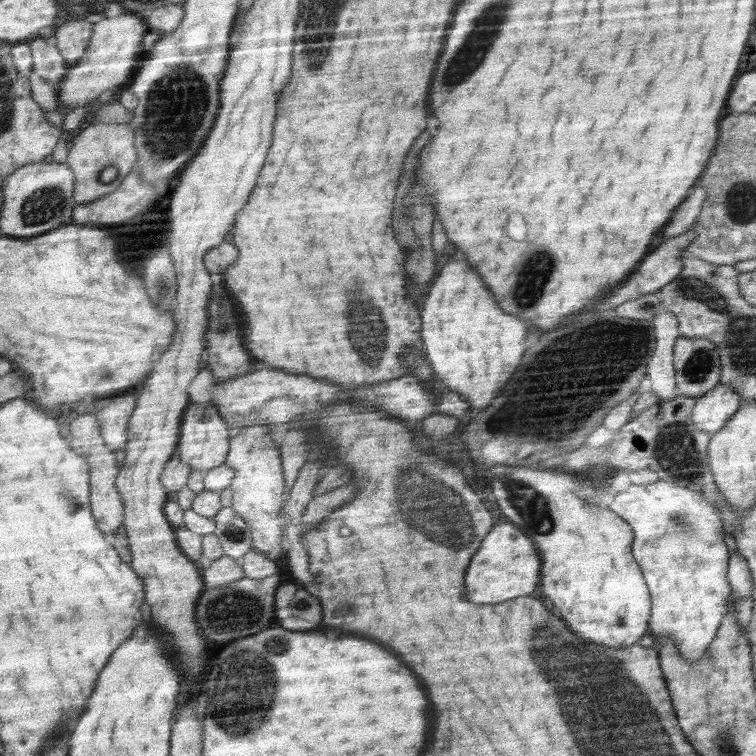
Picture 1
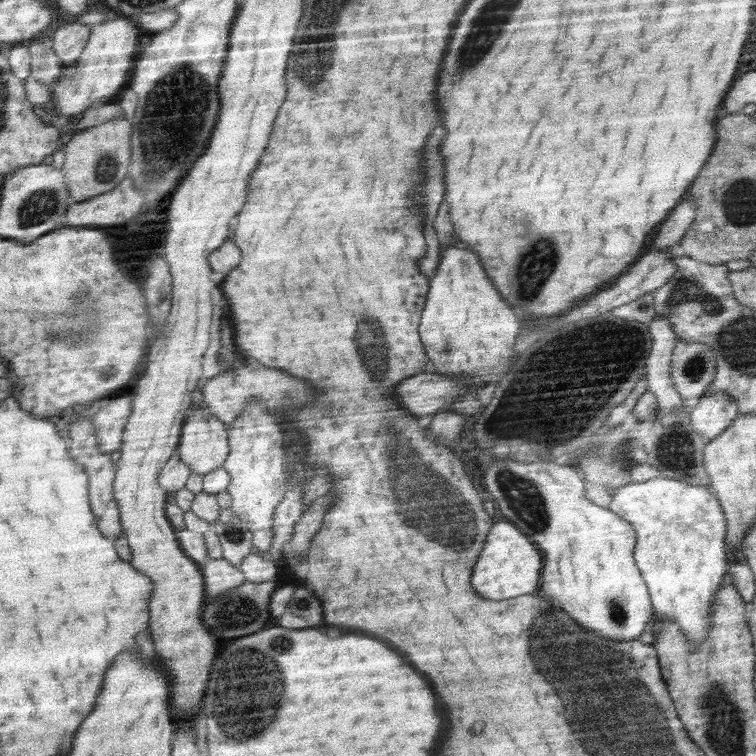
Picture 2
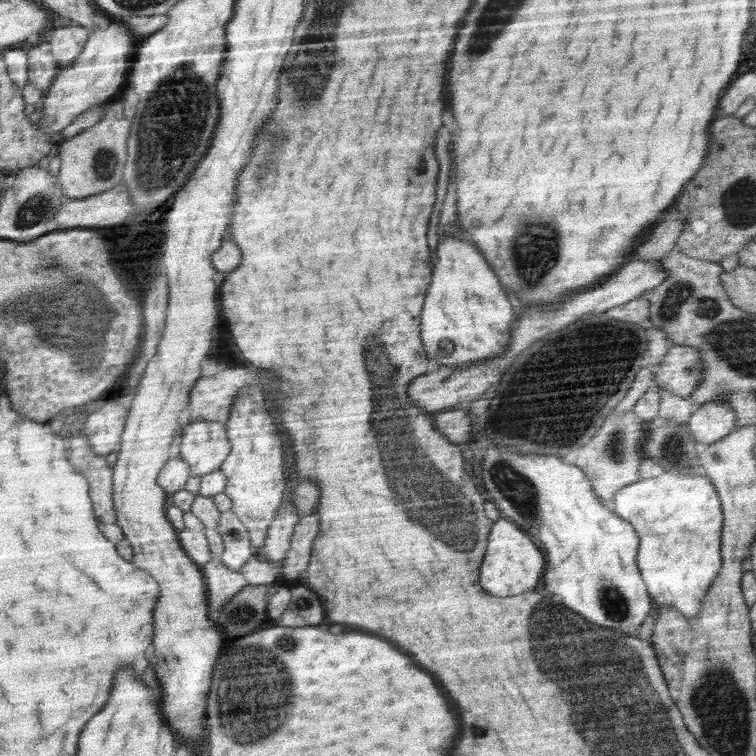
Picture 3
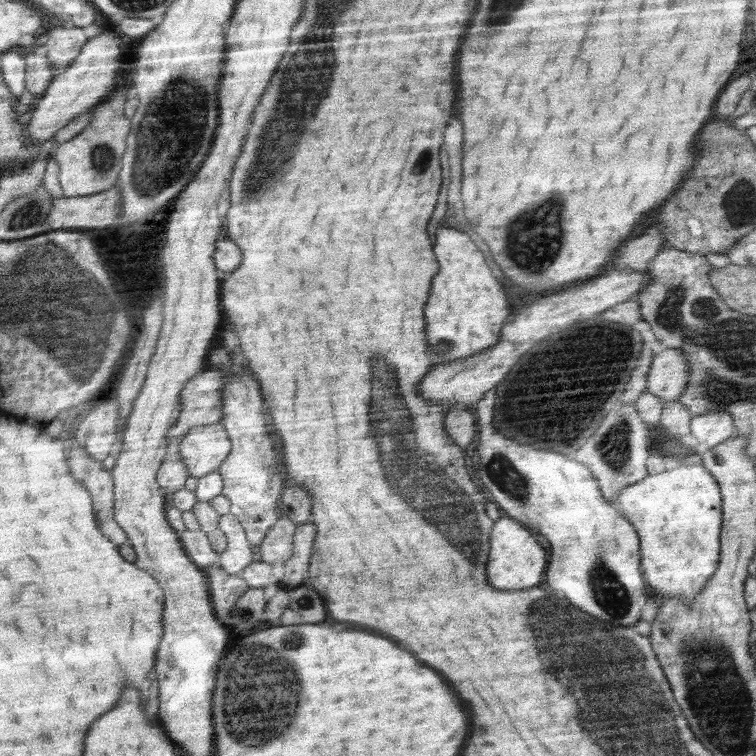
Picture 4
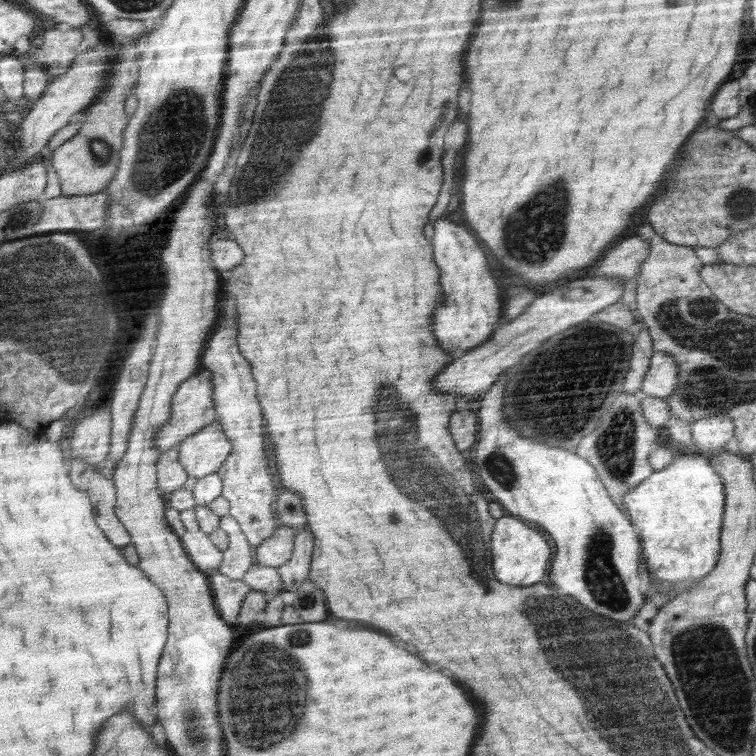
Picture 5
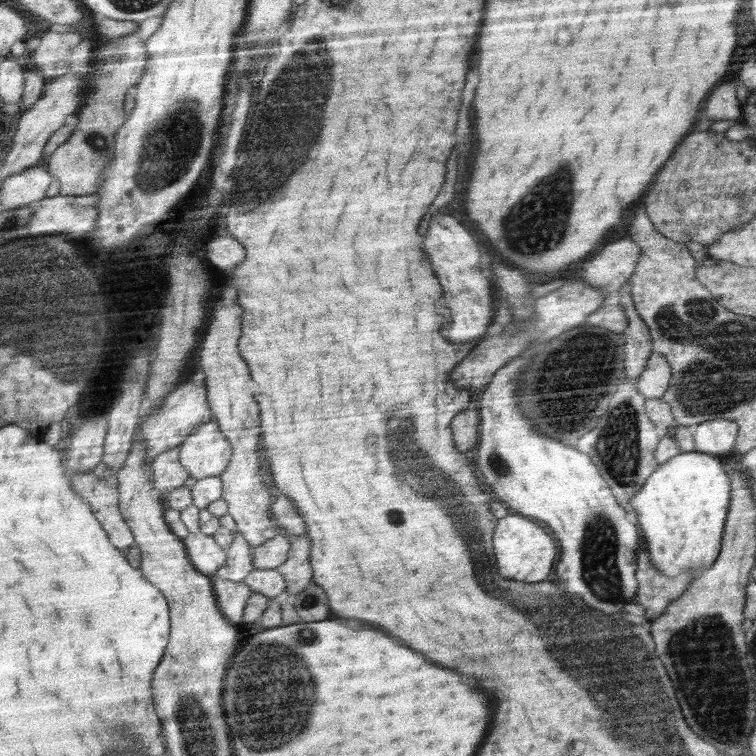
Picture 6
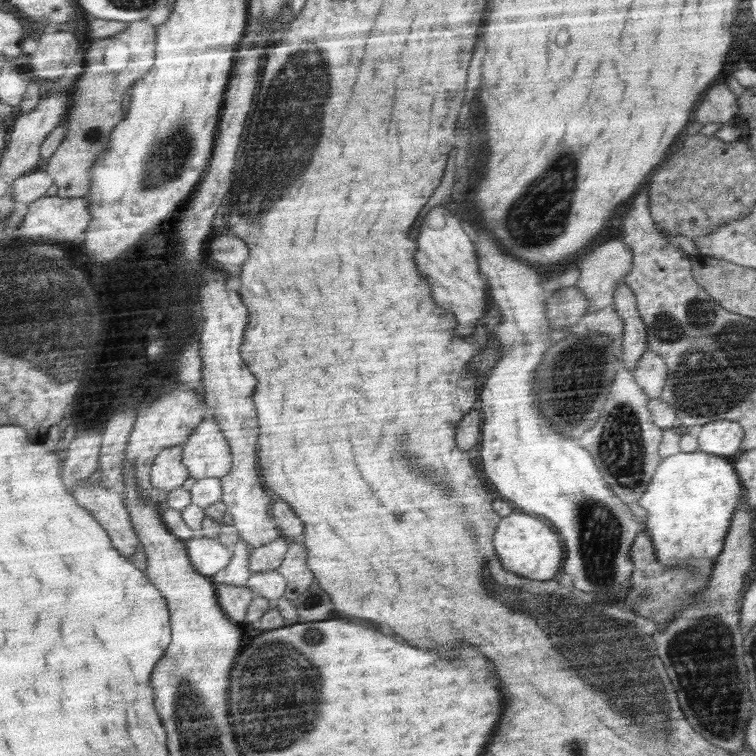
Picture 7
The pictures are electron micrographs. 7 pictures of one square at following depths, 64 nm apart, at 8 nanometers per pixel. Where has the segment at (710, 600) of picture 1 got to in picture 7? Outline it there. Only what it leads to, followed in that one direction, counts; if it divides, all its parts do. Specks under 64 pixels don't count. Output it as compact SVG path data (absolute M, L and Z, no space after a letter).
M680 452L666 457L666 464L657 470L658 480L654 480L654 488L646 492L642 504L650 510L646 530L657 548L658 560L670 568L692 557L717 557L734 524L738 500L744 496L736 465L720 455Z

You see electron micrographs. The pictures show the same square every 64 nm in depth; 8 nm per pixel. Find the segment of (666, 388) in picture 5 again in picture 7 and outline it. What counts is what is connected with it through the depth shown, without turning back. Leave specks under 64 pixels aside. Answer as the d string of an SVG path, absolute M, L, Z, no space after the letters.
M646 350L642 353L642 359L636 363L632 373L646 395L650 398L659 398L668 376L666 369L666 362L662 356Z

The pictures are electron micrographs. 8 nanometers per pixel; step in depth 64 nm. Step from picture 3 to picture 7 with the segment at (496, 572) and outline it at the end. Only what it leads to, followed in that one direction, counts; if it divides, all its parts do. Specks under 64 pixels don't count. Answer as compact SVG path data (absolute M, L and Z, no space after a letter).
M512 512L502 520L502 528L498 528L497 554L501 557L502 566L535 581L552 580L556 572L562 568L562 542L558 532L544 526L544 522L536 515L525 512Z

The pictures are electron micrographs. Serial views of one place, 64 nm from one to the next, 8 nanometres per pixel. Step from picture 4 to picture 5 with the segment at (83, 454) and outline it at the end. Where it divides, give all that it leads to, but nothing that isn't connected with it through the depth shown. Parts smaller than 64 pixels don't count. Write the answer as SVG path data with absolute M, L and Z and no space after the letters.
M72 460L69 465L73 484L85 491L93 502L96 525L114 545L121 548L130 544L130 533L114 514L117 490L110 476L102 476L95 470L96 466L82 460Z

